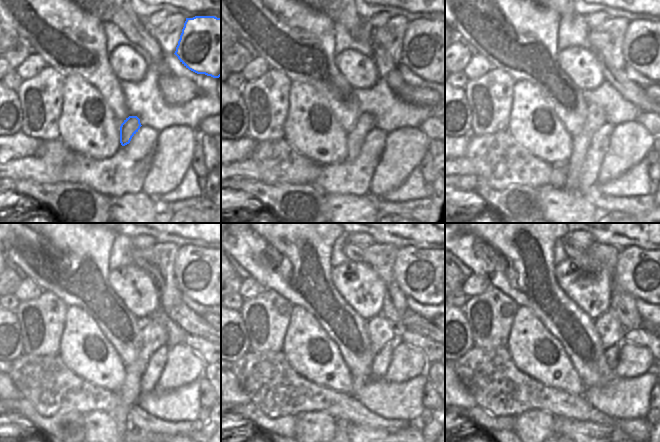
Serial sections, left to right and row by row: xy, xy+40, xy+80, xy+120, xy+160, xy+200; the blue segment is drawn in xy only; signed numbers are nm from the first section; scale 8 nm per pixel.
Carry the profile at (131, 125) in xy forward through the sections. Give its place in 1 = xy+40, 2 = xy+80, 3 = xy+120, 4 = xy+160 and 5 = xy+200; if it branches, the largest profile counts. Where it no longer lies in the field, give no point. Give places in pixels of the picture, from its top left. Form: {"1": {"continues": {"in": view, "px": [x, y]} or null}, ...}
{"1": {"continues": {"in": "xy+40", "px": [355, 138]}}, "2": {"continues": {"in": "xy+80", "px": [596, 117]}}, "3": {"continues": {"in": "xy+120", "px": [154, 335]}}, "4": {"continues": {"in": "xy+160", "px": [381, 331]}}, "5": {"continues": {"in": "xy+200", "px": [611, 332]}}}

